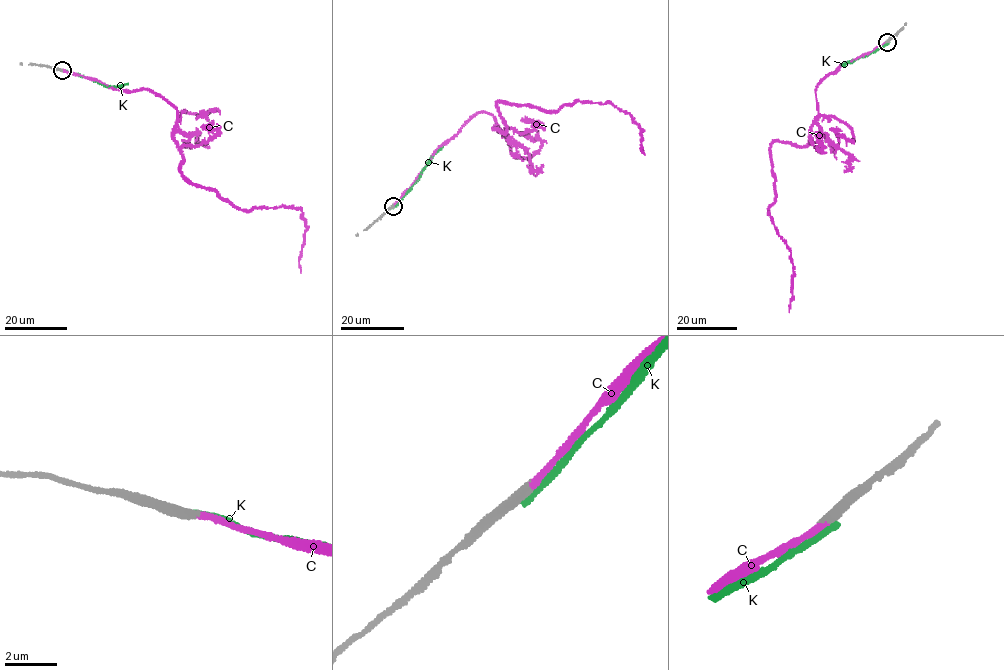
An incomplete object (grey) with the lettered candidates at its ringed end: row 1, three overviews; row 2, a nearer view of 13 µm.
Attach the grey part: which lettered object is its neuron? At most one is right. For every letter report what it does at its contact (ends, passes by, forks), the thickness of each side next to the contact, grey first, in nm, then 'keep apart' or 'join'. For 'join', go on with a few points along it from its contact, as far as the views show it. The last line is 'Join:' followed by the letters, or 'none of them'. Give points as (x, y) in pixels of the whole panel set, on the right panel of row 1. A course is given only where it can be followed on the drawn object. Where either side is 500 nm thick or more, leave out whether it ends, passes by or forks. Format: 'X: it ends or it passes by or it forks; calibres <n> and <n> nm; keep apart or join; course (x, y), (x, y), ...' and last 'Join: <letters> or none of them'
C: it ends; calibres 400 and 240 nm; join; course (887, 42), (821, 81), (805, 146), (770, 148), (768, 213), (793, 265), (789, 311)
K: it ends; calibres 480 and 240 nm; keep apart
Join: C

